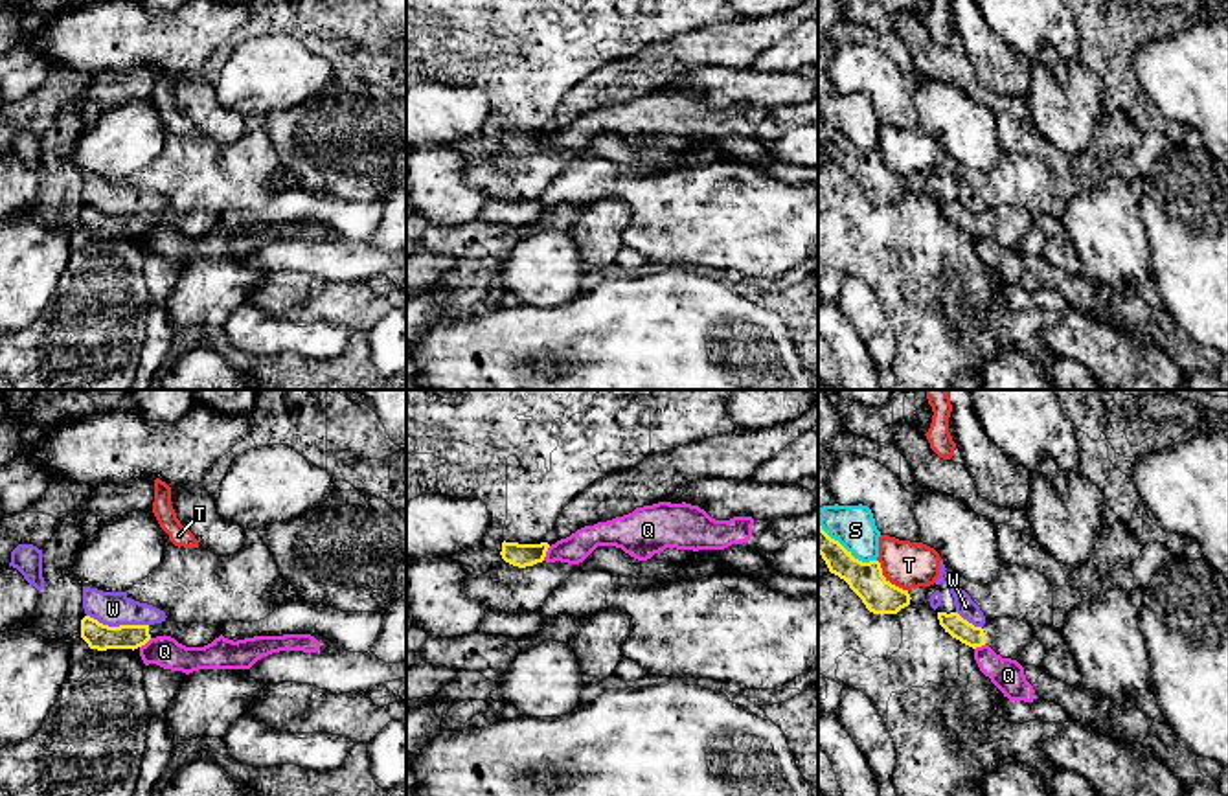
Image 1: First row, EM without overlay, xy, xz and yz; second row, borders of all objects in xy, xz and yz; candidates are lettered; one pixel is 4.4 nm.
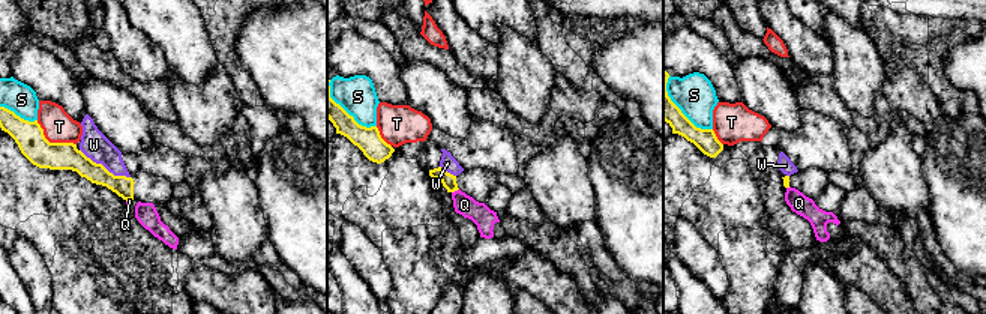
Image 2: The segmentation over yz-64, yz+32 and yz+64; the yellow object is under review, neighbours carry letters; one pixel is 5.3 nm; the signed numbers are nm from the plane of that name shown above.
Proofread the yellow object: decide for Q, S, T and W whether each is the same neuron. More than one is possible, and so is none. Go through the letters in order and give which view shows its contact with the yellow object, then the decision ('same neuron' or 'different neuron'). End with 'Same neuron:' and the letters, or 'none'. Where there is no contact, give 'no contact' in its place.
Q: xz | different neuron
S: yz | different neuron
T: yz | different neuron
W: xy | different neuron
Same neuron: none

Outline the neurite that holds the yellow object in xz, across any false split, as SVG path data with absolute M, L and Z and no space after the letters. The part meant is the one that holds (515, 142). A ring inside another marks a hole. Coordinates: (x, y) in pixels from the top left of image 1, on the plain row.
M502 131L502 147L513 154L526 156L537 151L542 151L550 132L518 132L518 131Z

